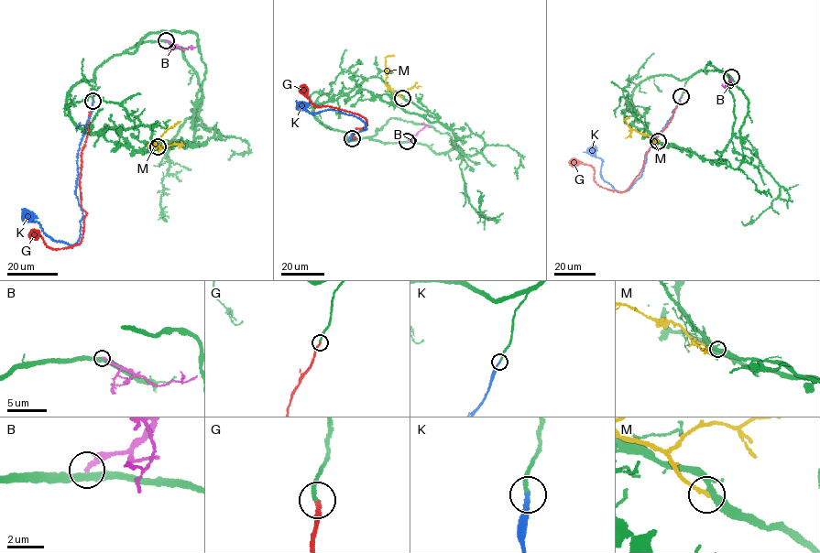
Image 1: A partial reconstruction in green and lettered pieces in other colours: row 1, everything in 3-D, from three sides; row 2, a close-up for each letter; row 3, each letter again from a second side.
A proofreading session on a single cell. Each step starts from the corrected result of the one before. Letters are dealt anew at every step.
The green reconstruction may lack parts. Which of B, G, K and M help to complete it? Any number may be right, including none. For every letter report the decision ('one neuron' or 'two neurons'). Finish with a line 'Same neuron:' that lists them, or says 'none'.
B: two neurons
G: two neurons
K: one neuron
M: two neurons
Same neuron: K

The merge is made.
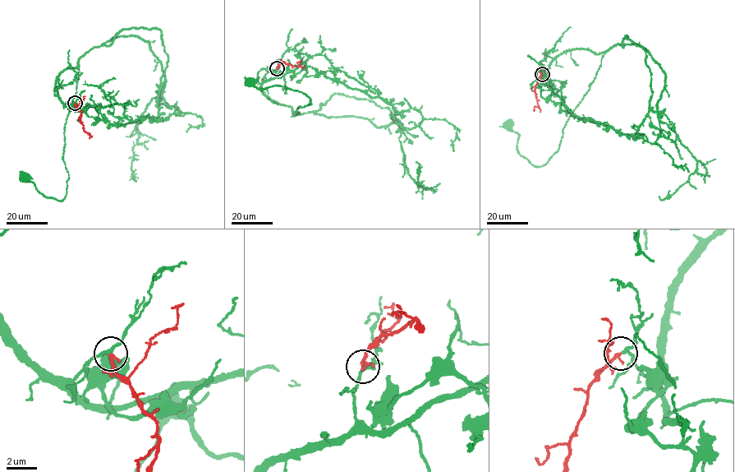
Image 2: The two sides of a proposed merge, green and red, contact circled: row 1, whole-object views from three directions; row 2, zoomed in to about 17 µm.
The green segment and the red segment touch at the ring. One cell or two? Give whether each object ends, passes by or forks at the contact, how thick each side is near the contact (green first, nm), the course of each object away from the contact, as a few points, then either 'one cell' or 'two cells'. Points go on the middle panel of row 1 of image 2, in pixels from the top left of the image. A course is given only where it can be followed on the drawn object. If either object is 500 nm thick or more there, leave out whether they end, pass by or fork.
green passes by; red passes by; 180 nm thick on the green side, 160 nm on the other; green runs (276, 68), (262, 85), (264, 93), (293, 113), (311, 104), (300, 91), (273, 85), (259, 90), (250, 83); red runs (276, 68), (282, 62), (296, 67), (299, 62); one cell

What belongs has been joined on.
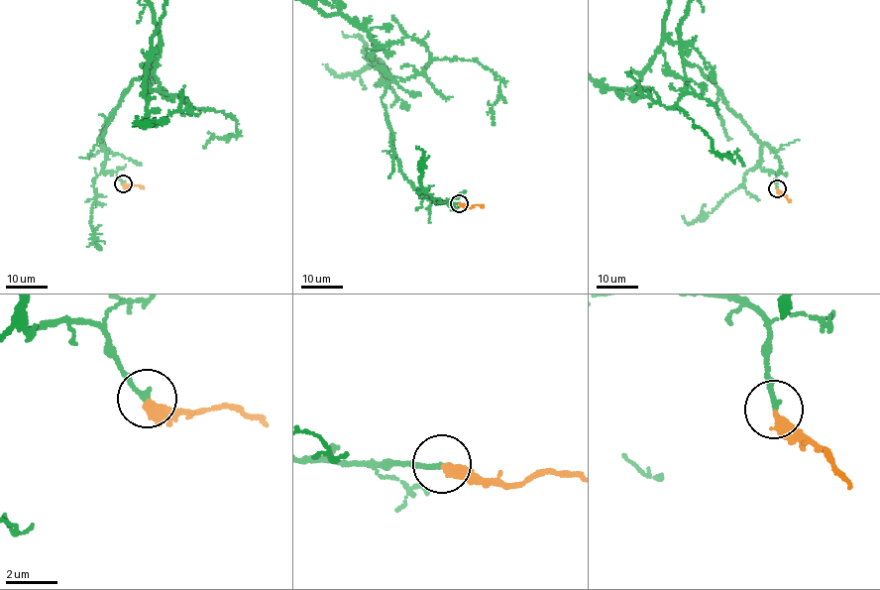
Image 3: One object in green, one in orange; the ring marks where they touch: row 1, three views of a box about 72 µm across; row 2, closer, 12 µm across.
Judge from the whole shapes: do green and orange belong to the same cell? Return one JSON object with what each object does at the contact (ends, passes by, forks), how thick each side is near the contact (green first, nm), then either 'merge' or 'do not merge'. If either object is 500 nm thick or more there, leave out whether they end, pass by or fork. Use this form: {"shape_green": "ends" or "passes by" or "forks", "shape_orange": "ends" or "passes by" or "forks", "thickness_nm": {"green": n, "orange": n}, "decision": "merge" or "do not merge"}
{"shape_green": "ends", "shape_orange": "ends", "thickness_nm": {"green": 200, "orange": 400}, "decision": "merge"}

